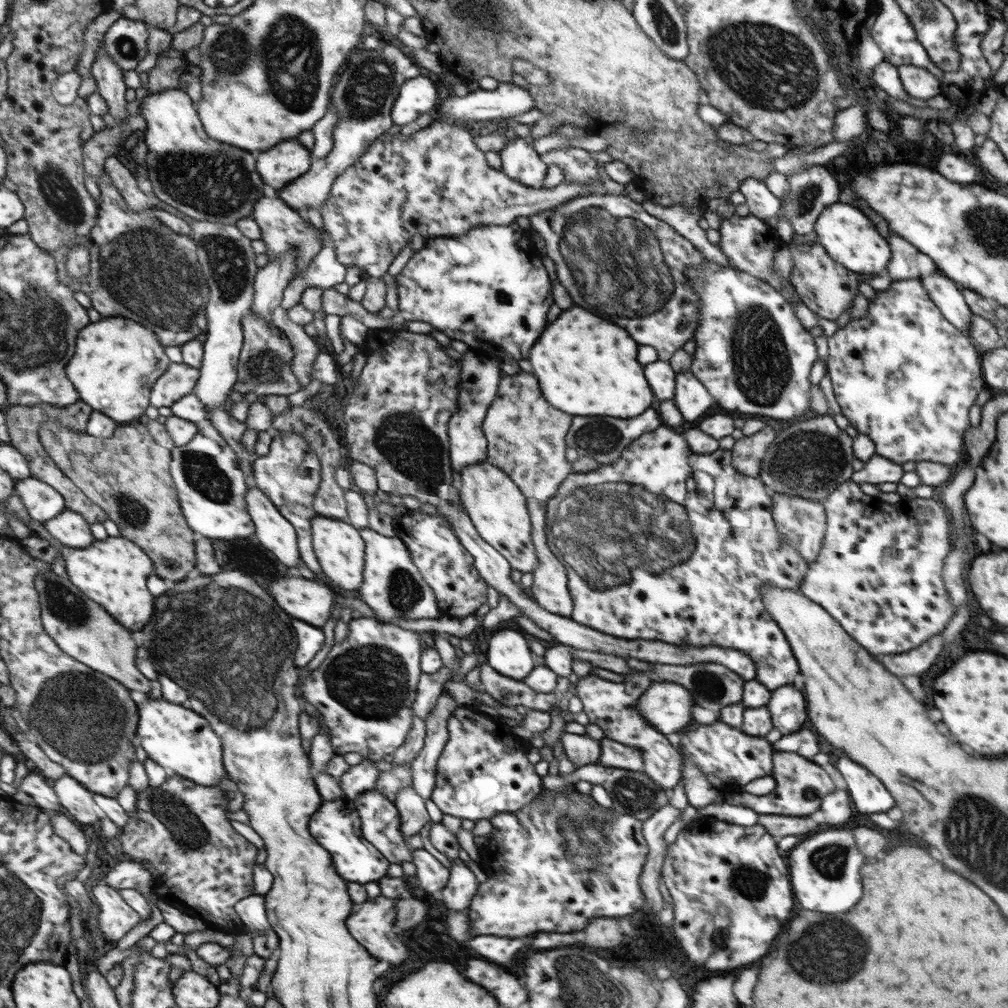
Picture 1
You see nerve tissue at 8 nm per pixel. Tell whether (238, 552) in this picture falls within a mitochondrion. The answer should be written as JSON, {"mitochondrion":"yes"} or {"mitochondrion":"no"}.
{"mitochondrion":"no"}

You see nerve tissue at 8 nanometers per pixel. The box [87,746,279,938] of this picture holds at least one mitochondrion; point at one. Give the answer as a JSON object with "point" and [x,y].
{"point":[169,809]}

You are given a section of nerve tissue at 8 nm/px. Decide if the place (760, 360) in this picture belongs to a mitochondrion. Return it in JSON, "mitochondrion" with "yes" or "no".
{"mitochondrion":"yes"}

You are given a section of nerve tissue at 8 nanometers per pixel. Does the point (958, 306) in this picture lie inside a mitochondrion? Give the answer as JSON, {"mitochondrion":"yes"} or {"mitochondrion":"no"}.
{"mitochondrion":"no"}

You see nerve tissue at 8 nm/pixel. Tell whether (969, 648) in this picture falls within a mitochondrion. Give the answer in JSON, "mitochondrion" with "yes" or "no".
{"mitochondrion":"no"}

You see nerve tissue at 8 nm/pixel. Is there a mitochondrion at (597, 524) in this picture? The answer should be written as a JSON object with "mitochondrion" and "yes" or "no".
{"mitochondrion":"yes"}

